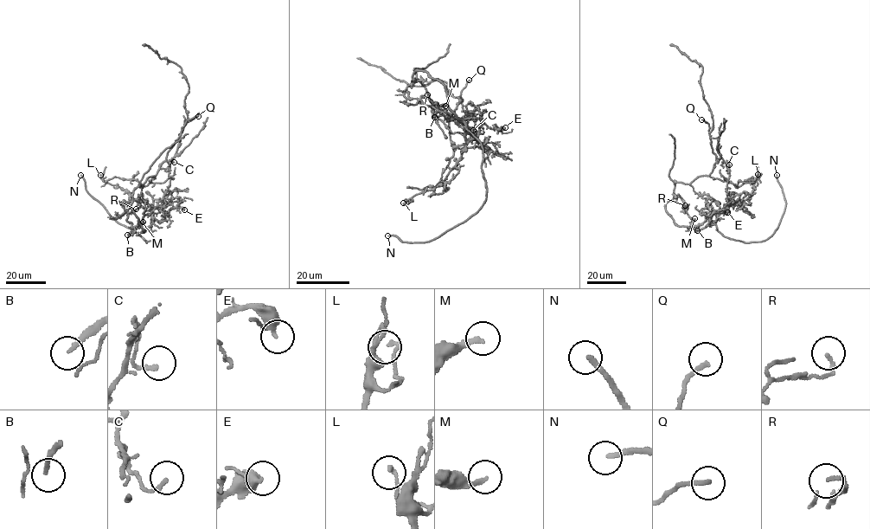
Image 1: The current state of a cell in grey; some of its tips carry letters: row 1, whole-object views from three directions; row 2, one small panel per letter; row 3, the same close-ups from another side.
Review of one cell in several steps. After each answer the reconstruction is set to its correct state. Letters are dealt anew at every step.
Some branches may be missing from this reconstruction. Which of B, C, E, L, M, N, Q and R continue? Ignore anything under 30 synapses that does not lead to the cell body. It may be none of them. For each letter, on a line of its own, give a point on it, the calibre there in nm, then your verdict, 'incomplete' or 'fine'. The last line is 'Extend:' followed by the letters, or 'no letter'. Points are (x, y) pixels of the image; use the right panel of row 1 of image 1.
B: at (697, 230); 170 nm thick; incomplete
C: at (729, 164); 160 nm thick; fine
E: at (727, 212); 240 nm thick; fine
L: at (758, 174); 140 nm thick; fine
M: at (694, 218); 200 nm thick; incomplete
N: at (777, 175); 220 nm thick; incomplete
Q: at (701, 119); 180 nm thick; fine
R: at (685, 205); 150 nm thick; fine
Extend: B, M, N

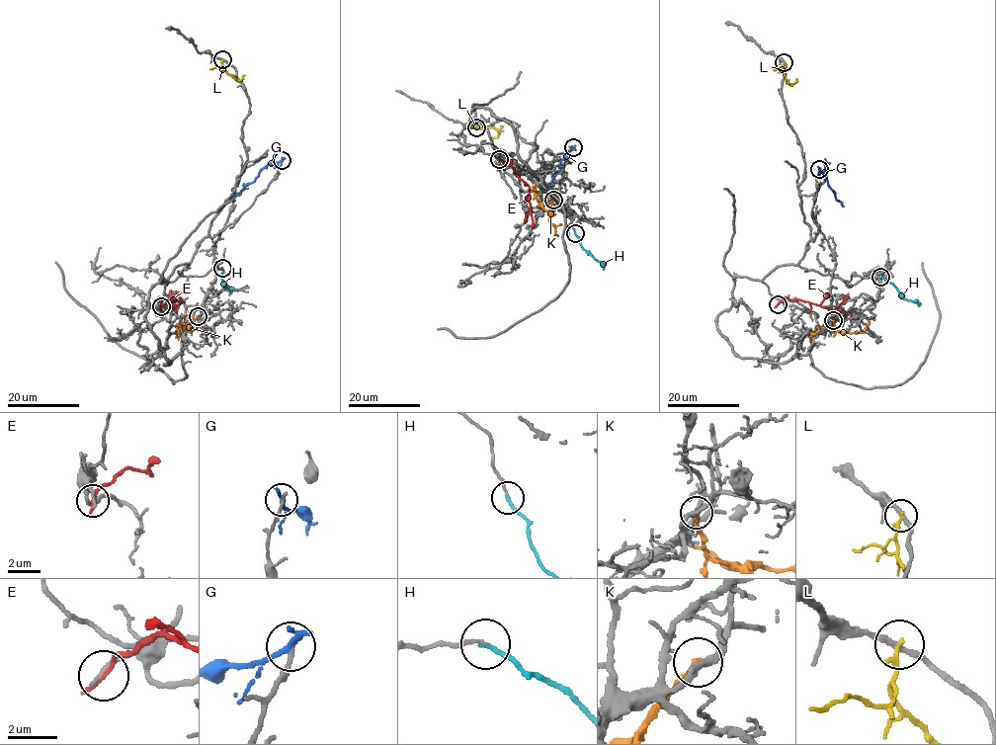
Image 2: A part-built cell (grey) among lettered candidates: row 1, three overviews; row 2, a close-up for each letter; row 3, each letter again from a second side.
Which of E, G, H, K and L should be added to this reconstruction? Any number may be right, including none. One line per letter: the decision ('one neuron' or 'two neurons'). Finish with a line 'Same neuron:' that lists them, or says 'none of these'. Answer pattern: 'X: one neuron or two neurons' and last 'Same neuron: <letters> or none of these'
E: two neurons
G: two neurons
H: one neuron
K: two neurons
L: two neurons
Same neuron: H

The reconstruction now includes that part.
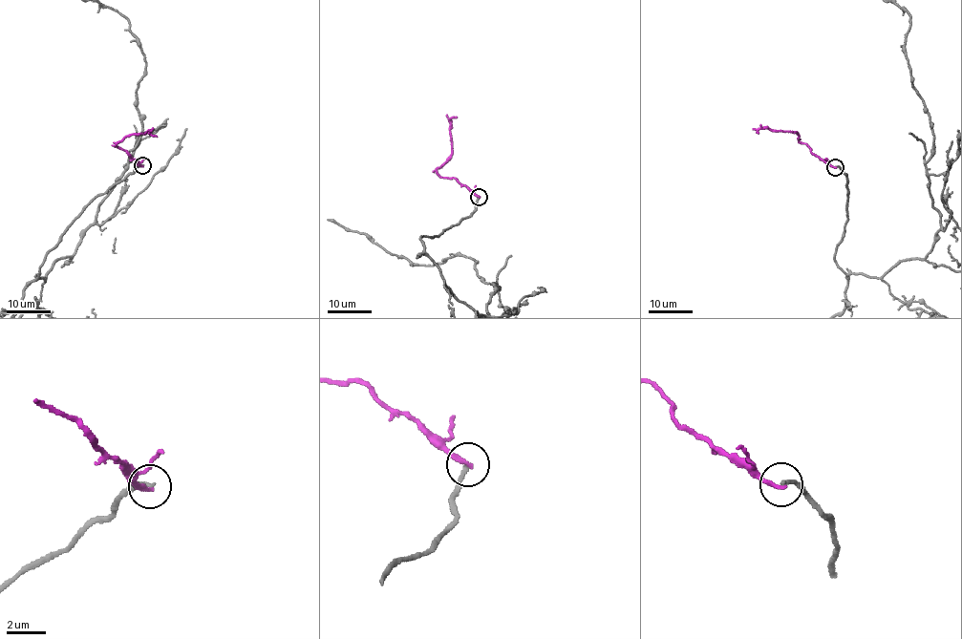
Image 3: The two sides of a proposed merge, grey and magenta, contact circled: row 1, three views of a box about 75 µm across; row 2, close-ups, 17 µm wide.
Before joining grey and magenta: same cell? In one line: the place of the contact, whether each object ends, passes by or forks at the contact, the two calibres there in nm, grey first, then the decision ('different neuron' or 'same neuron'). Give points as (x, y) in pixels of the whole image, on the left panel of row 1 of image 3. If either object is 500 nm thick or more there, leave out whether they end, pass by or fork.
at (142, 165); grey ends there; magenta ends there; 200 nm thick on the grey side, 220 nm on the other; different neuron

